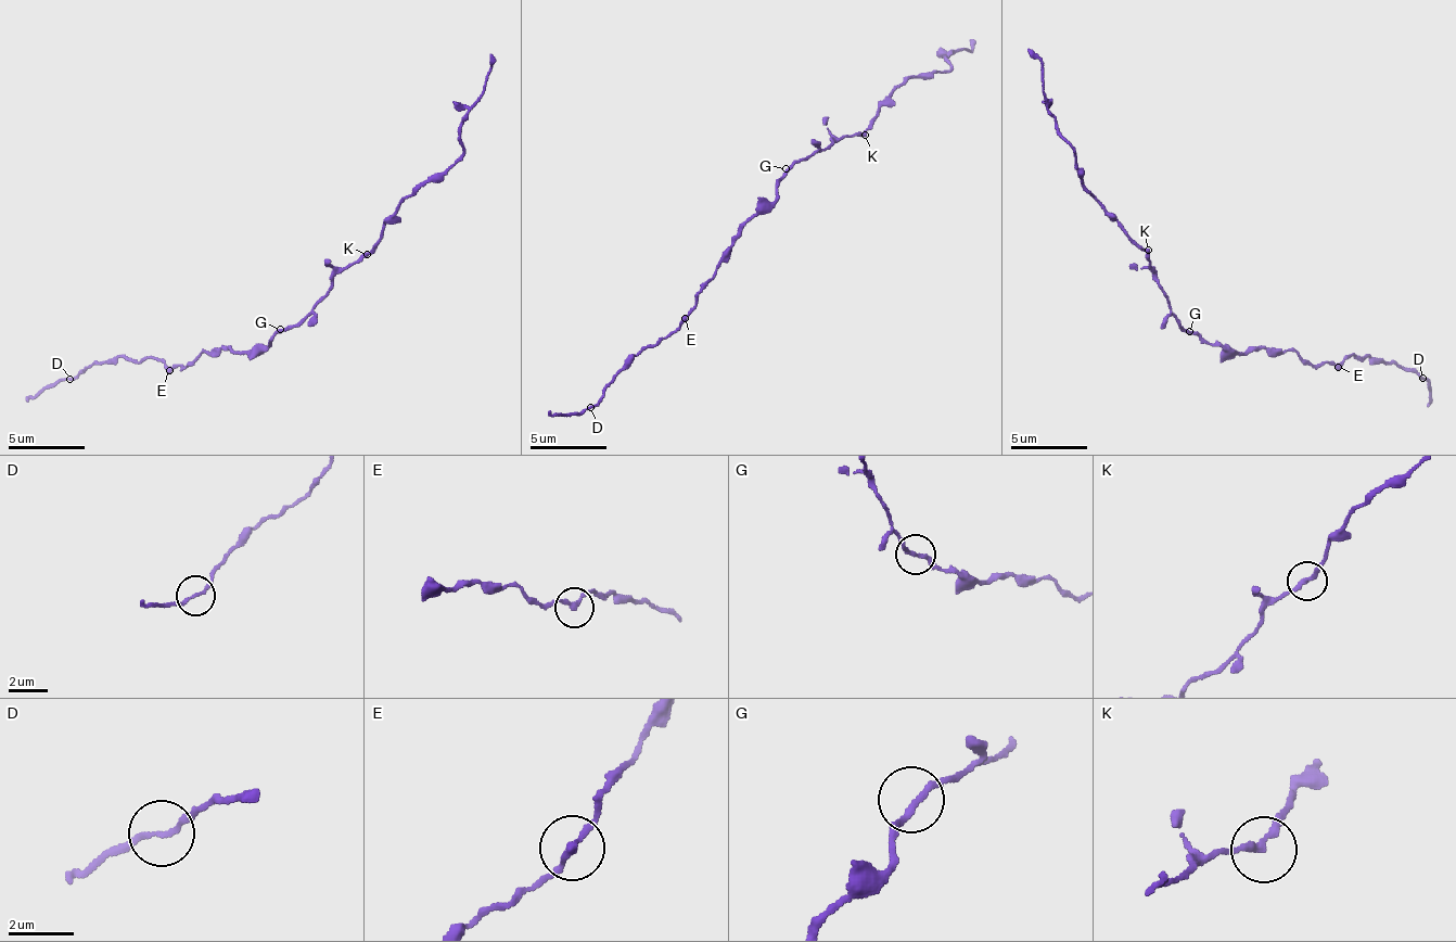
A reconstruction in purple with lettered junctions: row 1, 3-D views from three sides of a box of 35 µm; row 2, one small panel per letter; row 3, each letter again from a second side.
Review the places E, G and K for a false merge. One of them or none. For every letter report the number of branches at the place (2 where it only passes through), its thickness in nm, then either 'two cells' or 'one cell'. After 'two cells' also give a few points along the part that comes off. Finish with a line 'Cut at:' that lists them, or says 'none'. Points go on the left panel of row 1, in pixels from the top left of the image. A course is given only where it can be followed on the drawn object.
E: 2 branches meet; 200 nm thick; one cell
G: 2 branches meet; 190 nm thick; one cell
K: 2 branches meet; 200 nm thick; one cell
Cut at: none

